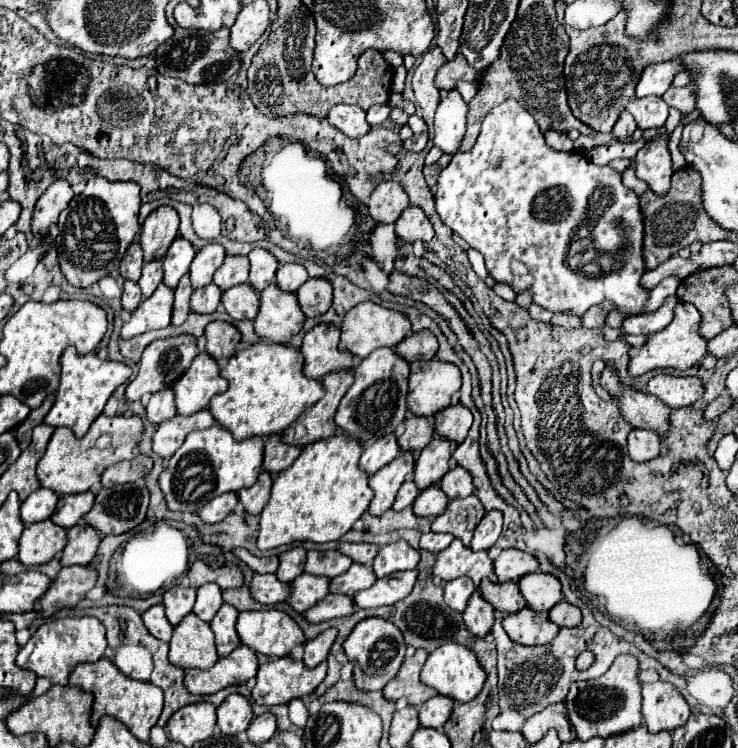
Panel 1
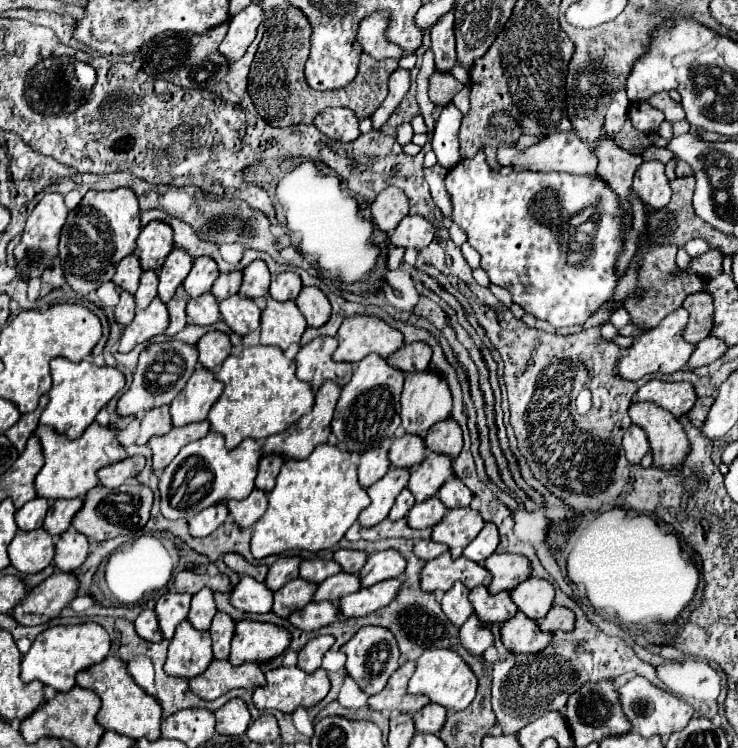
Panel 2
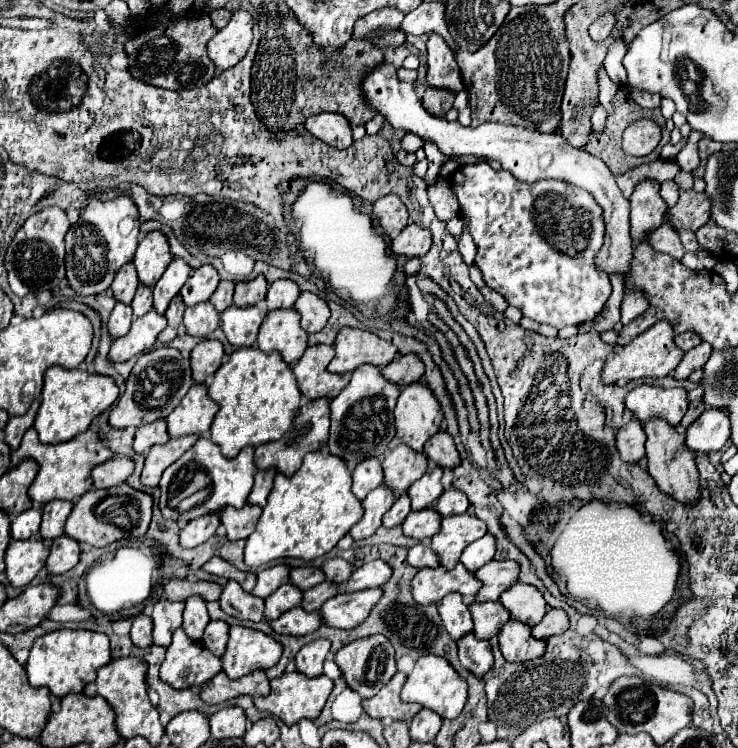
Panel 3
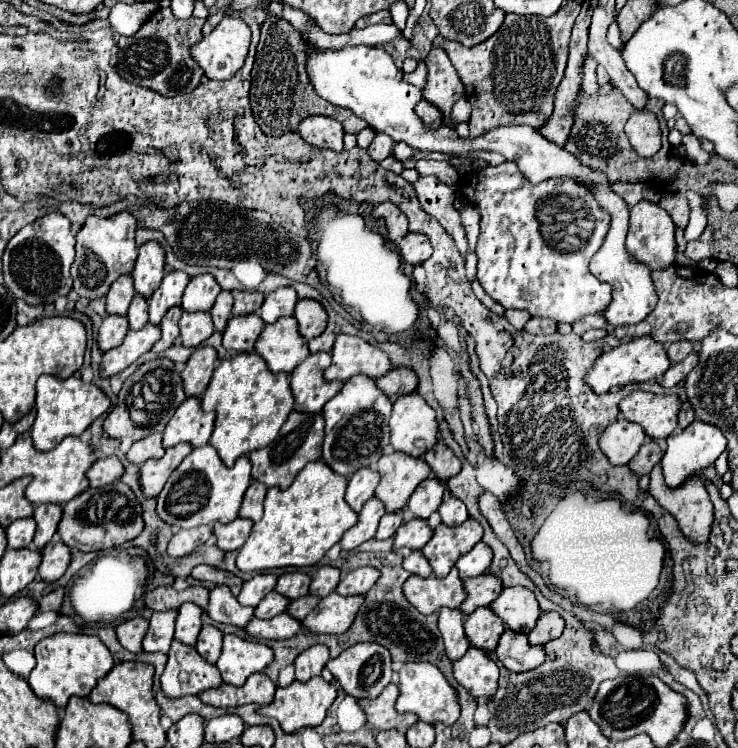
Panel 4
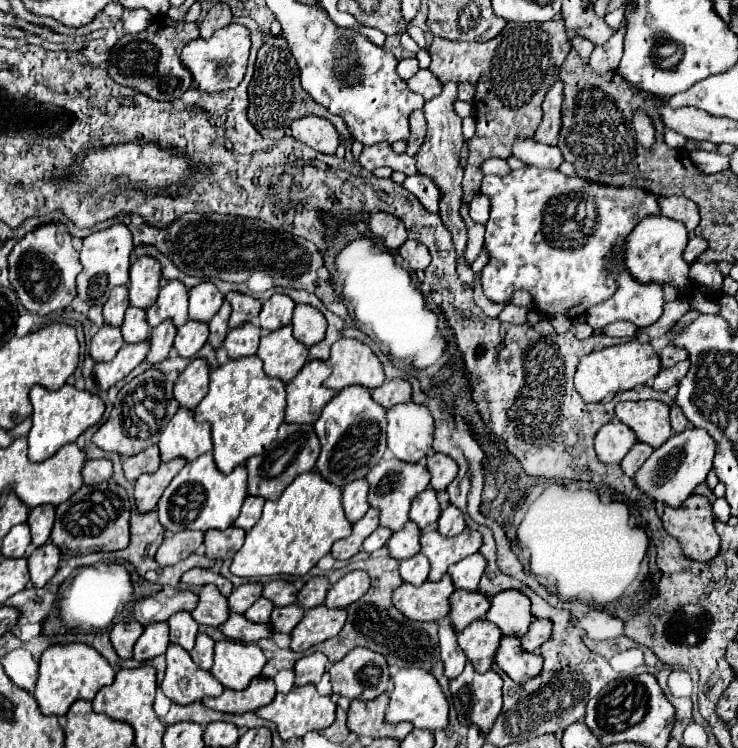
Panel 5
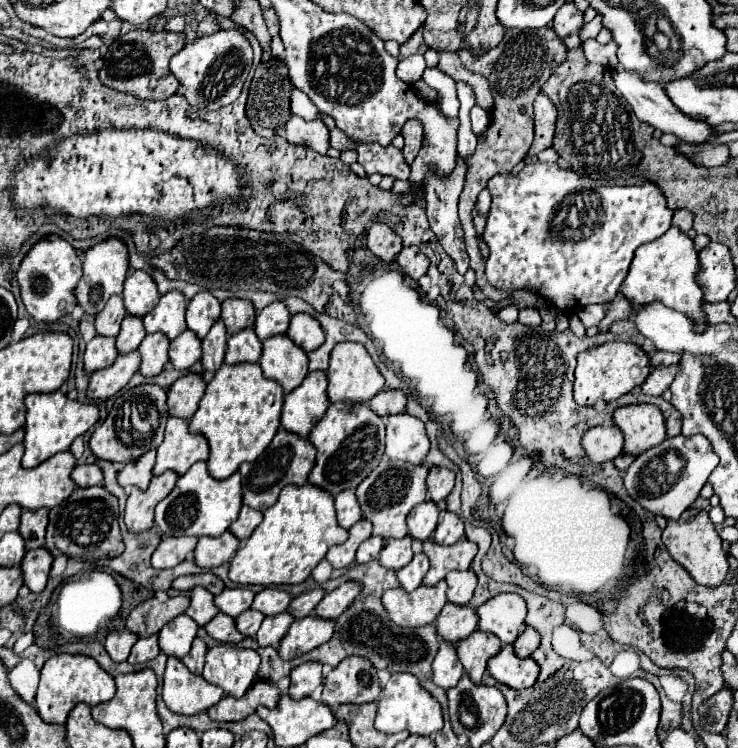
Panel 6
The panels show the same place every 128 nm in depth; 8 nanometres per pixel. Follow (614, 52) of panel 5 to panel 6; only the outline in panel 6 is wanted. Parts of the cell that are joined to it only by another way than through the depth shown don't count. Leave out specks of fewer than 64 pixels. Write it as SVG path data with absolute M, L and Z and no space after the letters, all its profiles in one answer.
M590 38L582 44L582 50L586 54L586 58L594 64L602 64L602 66L608 66L608 68L616 68L618 66L618 58L616 58L616 52L618 52L618 44L614 40L610 40L608 44L600 44L598 40Z

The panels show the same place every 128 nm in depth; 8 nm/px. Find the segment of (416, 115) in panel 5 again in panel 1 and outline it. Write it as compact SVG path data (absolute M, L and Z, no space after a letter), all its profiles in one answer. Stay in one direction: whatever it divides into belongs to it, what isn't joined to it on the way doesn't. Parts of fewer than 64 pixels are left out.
M460 52L454 56L454 60L448 60L440 68L434 82L440 90L450 90L452 86L456 86L458 80L476 80L476 70L464 60L464 56Z

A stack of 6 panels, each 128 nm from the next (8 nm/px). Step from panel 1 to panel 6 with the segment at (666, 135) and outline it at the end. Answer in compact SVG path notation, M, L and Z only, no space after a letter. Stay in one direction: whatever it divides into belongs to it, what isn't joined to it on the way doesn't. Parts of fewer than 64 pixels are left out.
M670 226L660 238L638 246L634 260L630 264L630 272L624 284L620 286L620 294L624 294L632 306L642 306L642 304L660 300L668 308L688 314L696 322L696 330L700 332L706 324L706 318L700 310L702 288L694 280L696 268L698 268L698 254L694 250L692 238L680 232L680 228Z

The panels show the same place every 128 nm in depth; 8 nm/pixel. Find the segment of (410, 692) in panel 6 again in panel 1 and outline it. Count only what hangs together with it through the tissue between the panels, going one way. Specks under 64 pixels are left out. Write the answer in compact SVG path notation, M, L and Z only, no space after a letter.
M446 642L440 648L436 648L434 652L430 652L430 656L428 656L428 660L426 660L424 668L422 668L420 680L424 684L436 688L438 694L450 696L450 698L454 698L456 702L462 704L462 702L474 700L480 694L480 690L482 690L482 686L486 682L486 672L480 666L478 656L470 648L466 648L466 646L458 644L458 642Z

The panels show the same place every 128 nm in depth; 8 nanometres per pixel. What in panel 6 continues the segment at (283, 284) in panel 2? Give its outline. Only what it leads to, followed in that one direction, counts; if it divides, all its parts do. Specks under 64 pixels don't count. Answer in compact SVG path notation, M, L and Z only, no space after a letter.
M272 302L268 304L258 316L256 316L256 324L254 330L260 336L260 340L266 340L270 336L276 334L284 334L288 330L290 324L290 312L286 308L284 302Z

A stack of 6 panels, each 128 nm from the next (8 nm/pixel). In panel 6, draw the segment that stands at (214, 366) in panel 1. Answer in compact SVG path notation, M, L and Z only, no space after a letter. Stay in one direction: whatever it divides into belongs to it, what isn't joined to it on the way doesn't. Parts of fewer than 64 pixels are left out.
M168 418L164 442L158 446L154 474L176 470L180 476L198 460L208 460L208 440L188 430L188 420Z

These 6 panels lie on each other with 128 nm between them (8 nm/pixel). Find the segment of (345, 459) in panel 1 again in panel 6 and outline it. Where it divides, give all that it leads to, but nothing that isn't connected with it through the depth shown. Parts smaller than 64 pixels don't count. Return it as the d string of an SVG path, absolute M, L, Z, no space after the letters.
M310 482L302 486L290 484L288 488L284 488L284 492L280 492L278 502L264 512L264 520L260 522L260 526L252 532L246 544L230 560L230 580L236 584L262 584L262 586L300 584L310 576L312 568L326 556L328 548L334 544L346 542L346 538L348 538L348 530L338 526L334 498L330 492L316 488Z

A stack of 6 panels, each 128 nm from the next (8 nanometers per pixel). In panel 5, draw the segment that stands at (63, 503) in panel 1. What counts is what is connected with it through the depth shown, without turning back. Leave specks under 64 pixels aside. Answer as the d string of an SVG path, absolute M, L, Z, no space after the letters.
M50 504L36 506L36 508L30 510L28 526L30 526L30 532L32 532L32 544L34 546L42 546L42 544L48 542L54 520L56 520L56 508L50 506Z

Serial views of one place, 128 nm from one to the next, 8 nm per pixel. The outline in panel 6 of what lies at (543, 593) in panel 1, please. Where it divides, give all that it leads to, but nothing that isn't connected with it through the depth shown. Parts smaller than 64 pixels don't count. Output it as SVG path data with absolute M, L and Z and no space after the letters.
M498 594L478 608L478 628L500 636L502 644L514 644L526 618L526 602L518 594Z

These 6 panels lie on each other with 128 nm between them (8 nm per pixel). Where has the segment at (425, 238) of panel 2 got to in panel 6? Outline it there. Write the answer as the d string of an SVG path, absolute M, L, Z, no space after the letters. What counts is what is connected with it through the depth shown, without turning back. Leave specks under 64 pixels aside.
M404 246L402 252L396 256L396 262L398 262L400 270L406 272L414 280L424 276L430 266L430 260L426 258L426 254L418 246Z

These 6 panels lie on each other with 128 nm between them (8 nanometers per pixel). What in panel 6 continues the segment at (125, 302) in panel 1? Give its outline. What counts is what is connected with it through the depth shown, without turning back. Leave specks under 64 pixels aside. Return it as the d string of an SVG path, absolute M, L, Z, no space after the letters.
M94 336L88 346L86 346L86 354L84 354L84 370L88 374L108 368L114 360L116 360L118 352L116 352L116 340L108 338L108 336Z

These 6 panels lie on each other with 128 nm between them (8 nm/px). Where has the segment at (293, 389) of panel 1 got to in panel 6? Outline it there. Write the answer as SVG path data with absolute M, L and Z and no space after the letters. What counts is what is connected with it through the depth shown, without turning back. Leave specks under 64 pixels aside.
M256 362L222 364L222 368L216 370L196 414L190 418L190 432L204 434L210 444L208 472L214 478L222 480L232 476L242 462L256 460L268 448L280 428L282 402L282 386L264 378L262 368Z

